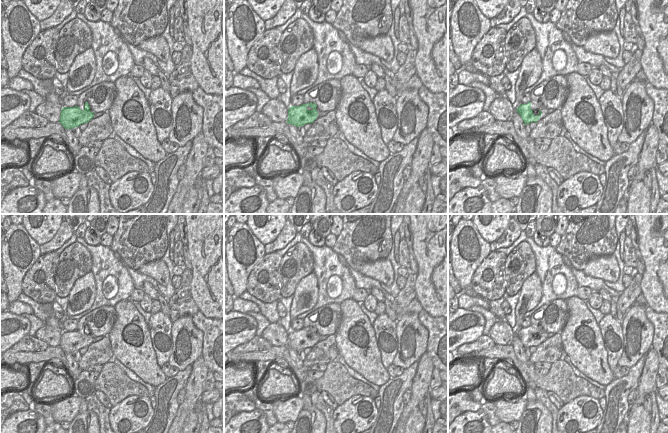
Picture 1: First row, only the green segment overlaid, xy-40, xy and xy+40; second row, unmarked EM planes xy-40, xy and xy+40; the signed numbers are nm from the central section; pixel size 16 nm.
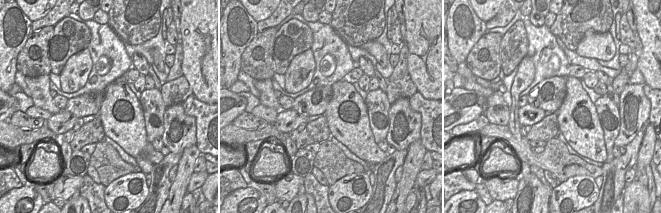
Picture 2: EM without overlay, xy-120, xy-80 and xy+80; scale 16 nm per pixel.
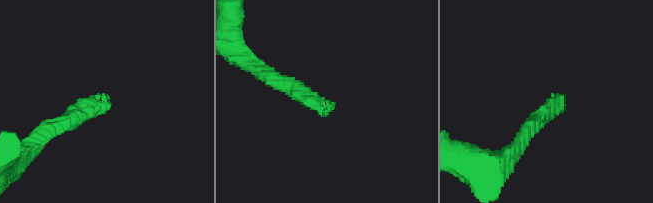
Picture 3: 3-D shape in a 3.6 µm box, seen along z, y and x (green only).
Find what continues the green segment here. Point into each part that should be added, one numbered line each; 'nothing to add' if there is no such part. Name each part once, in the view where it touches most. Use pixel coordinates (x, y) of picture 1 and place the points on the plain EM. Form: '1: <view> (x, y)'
1: xy+40 (535, 331)

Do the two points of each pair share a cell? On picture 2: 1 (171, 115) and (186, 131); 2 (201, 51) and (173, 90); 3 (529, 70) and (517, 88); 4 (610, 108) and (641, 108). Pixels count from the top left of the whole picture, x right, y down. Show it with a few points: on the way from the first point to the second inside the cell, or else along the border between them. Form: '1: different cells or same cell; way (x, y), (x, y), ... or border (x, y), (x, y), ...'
1: same cell; way (172, 120), (181, 130)
2: different cells; border (183, 75), (193, 93)
3: same cell; way (525, 75), (521, 84)
4: different cells; border (617, 106), (619, 131)

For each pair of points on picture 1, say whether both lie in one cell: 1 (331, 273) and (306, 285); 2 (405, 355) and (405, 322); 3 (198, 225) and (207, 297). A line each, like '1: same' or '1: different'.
1: different
2: same
3: same

